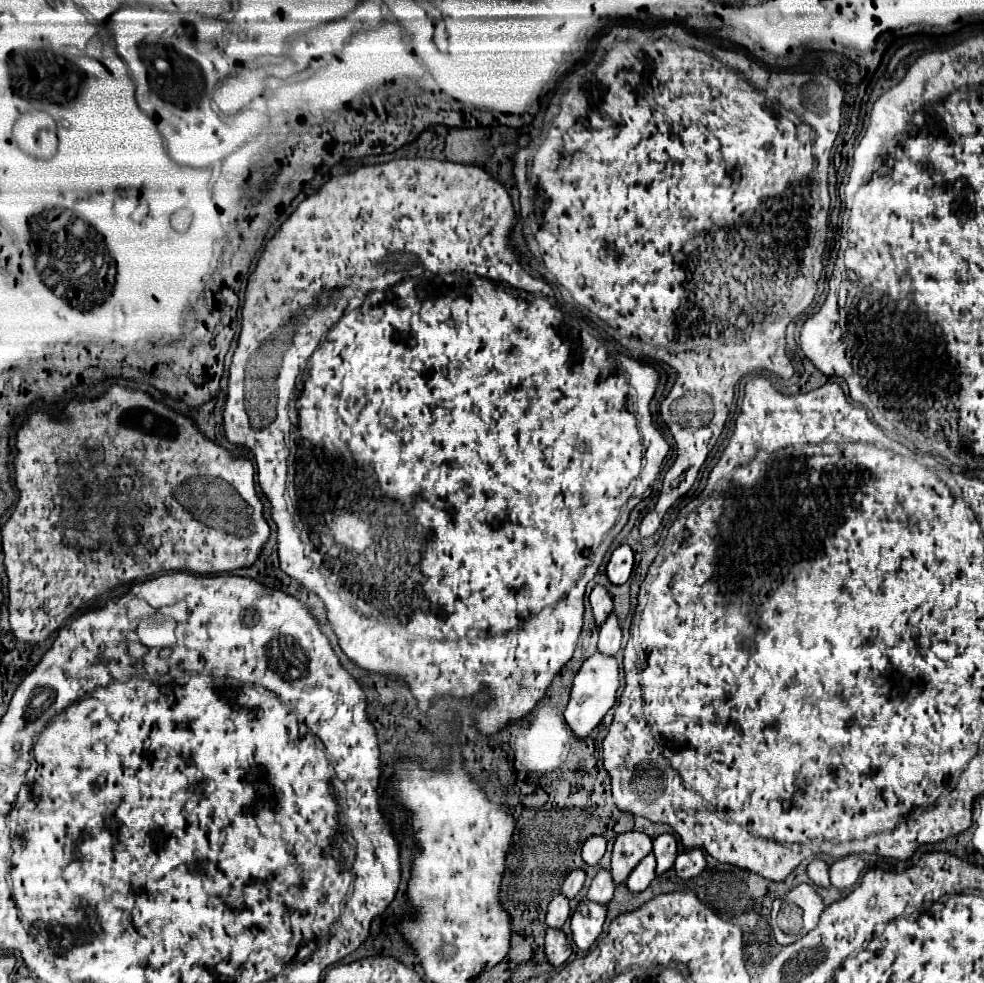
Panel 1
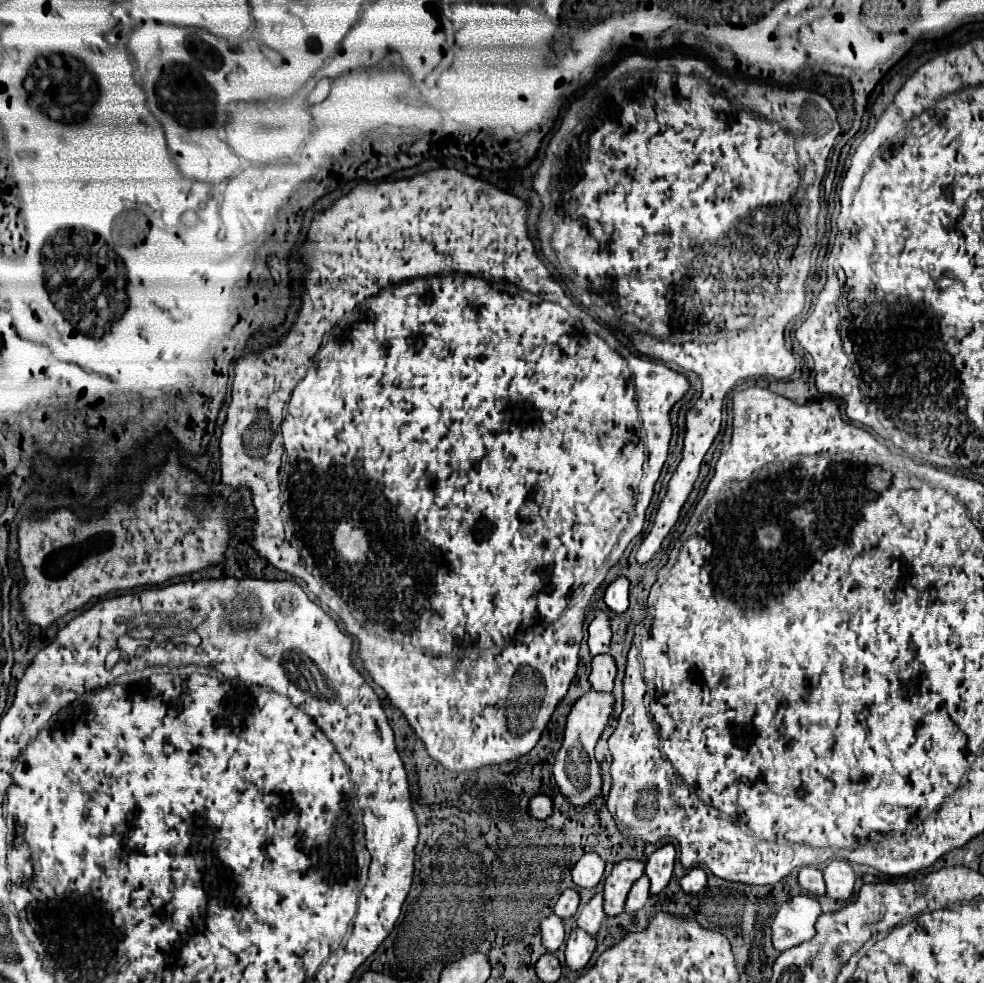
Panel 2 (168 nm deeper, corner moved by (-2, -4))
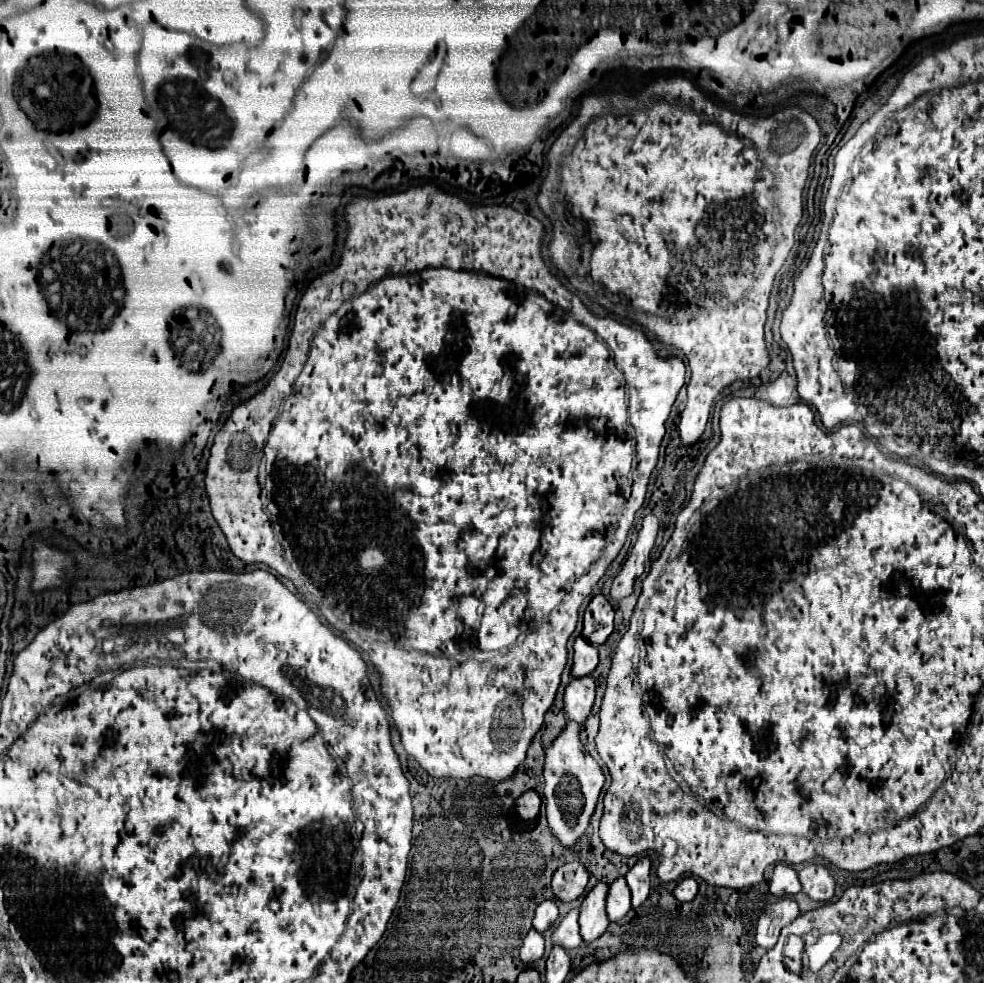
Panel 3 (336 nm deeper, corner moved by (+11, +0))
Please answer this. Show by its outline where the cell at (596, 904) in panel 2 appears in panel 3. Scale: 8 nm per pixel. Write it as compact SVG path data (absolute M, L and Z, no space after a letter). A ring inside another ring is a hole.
M573 908L559 924L557 924L557 928L553 930L553 944L561 944L561 946L565 946L567 950L571 950L571 948L577 948L581 942L583 942L583 938L581 938L581 934L579 934L579 908Z

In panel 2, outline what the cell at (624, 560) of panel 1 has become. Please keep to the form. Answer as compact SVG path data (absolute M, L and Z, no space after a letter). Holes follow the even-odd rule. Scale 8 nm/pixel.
M618 576L606 590L604 602L610 612L622 614L628 608L628 580L624 576Z

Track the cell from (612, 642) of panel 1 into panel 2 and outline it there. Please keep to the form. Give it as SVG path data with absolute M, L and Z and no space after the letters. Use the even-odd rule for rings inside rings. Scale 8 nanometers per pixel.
M600 654L600 656L592 658L592 670L590 670L590 676L588 676L592 690L612 692L614 676L616 676L616 664L614 664L610 654Z

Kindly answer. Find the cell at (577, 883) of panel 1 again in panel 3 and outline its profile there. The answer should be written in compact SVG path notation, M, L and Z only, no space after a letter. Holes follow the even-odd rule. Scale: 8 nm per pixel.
M545 900L535 910L533 928L537 928L539 932L545 932L547 928L551 928L557 922L557 918L559 918L559 908L557 908L555 900Z

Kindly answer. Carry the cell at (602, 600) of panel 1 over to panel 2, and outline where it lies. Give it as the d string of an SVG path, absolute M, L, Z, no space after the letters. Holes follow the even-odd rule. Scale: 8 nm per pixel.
M596 612L596 618L590 624L590 638L588 638L588 648L590 648L592 656L610 652L612 632L610 632L610 624L608 622L610 622L610 618L608 618L606 612Z

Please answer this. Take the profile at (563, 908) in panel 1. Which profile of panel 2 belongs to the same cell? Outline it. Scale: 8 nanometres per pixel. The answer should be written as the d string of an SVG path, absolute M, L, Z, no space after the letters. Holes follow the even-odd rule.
M548 916L542 924L540 924L540 932L542 932L542 946L546 948L546 952L556 952L562 944L564 944L564 922L558 916Z

